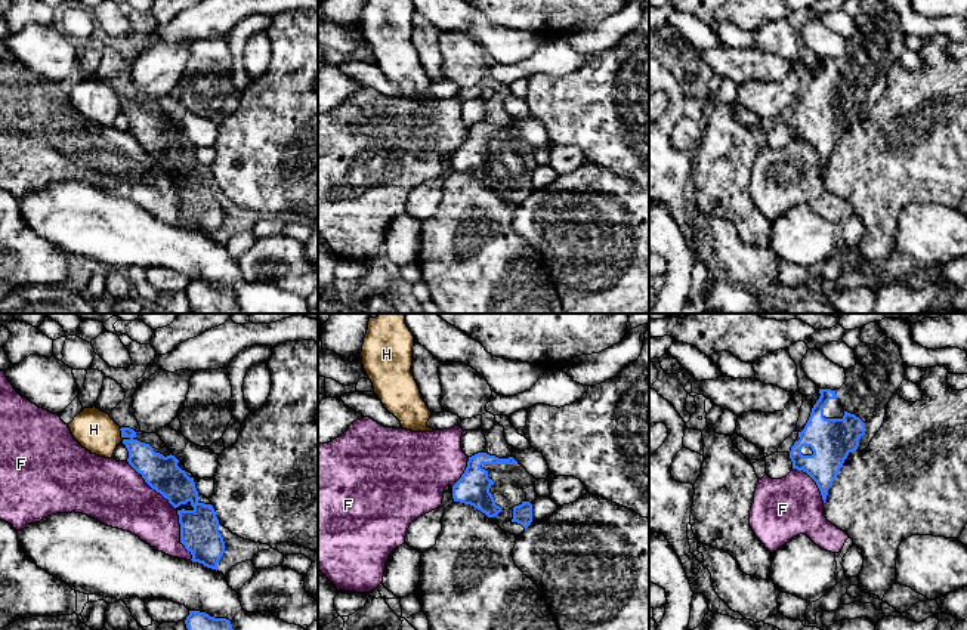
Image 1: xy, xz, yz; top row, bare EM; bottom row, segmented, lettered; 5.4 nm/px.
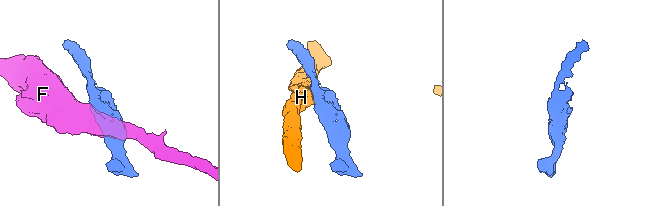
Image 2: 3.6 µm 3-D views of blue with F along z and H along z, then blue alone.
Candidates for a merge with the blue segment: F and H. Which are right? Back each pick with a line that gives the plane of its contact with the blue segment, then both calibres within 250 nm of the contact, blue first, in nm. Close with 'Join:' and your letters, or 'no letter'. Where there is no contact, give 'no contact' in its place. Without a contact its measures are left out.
Join: no letter

